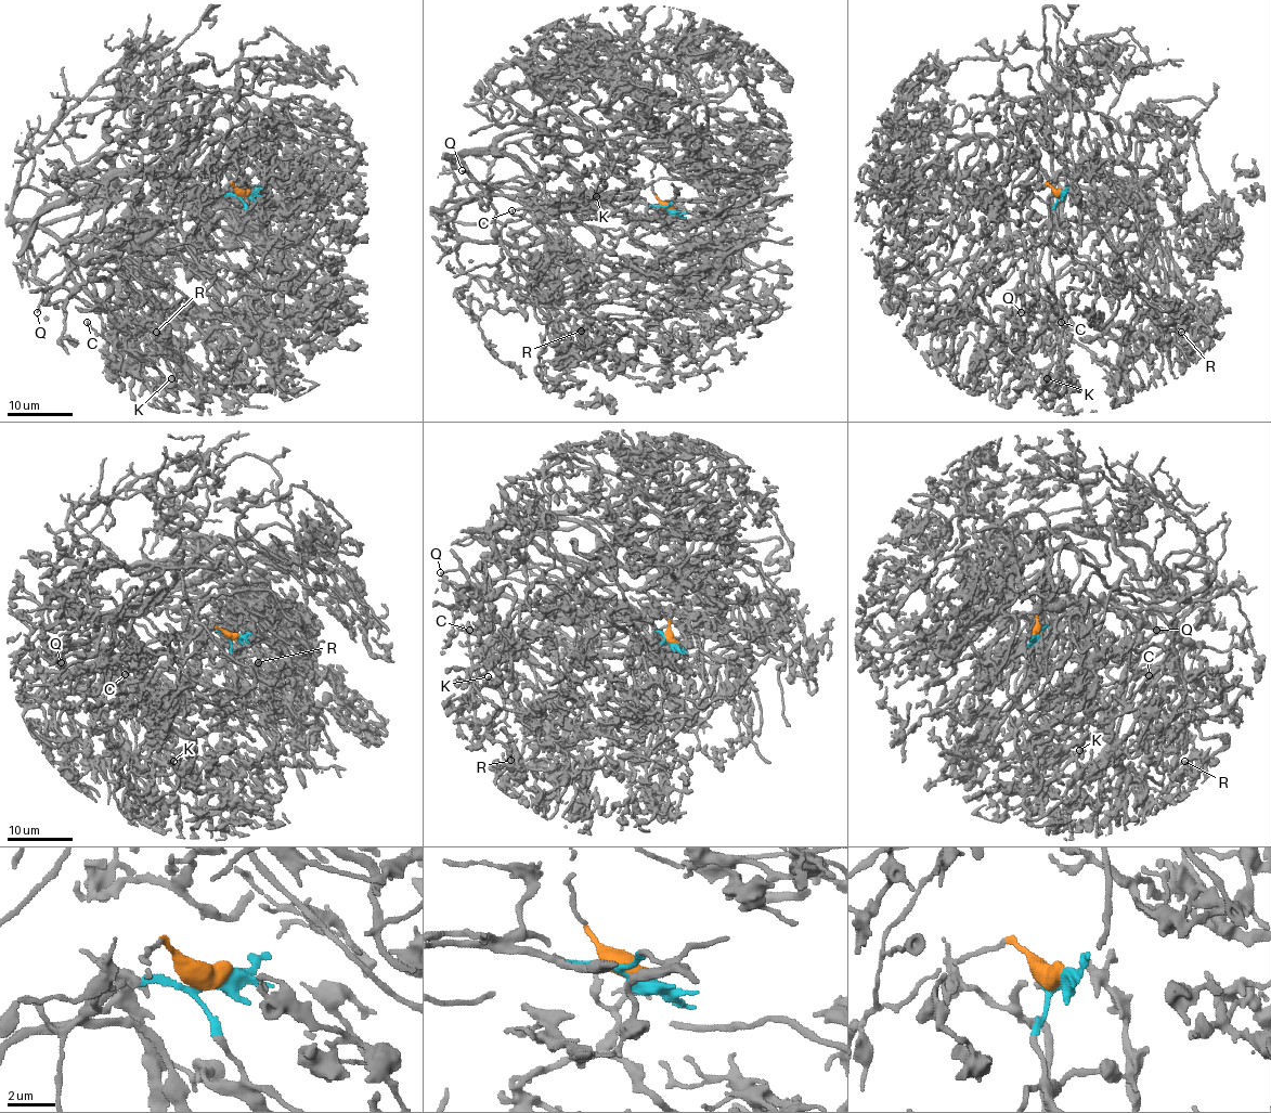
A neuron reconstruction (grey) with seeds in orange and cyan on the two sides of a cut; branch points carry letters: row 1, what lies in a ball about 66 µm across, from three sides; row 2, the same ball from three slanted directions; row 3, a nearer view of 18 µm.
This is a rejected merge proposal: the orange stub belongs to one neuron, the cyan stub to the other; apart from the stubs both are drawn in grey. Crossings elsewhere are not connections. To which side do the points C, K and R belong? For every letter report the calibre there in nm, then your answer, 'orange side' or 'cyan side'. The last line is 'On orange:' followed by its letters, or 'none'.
C: calibre 190 nm; cyan side
K: calibre 150 nm; cyan side
R: calibre 170 nm; cyan side
On orange: none

